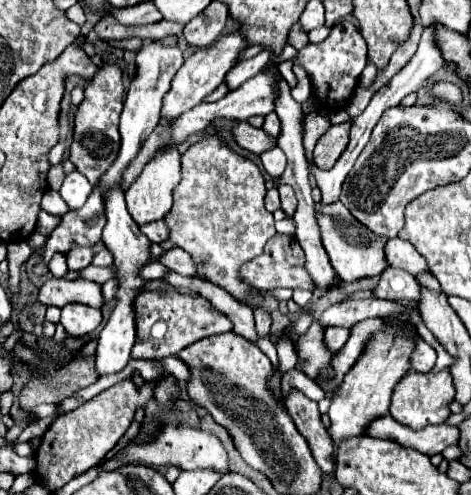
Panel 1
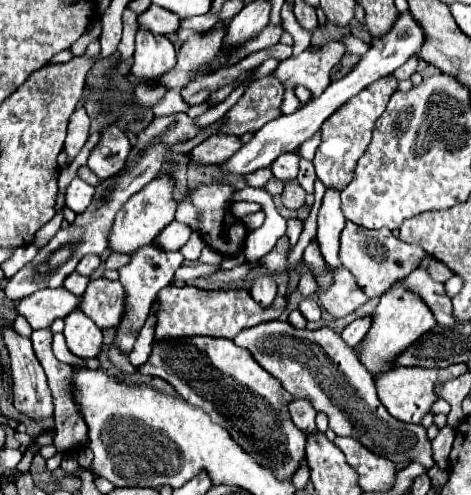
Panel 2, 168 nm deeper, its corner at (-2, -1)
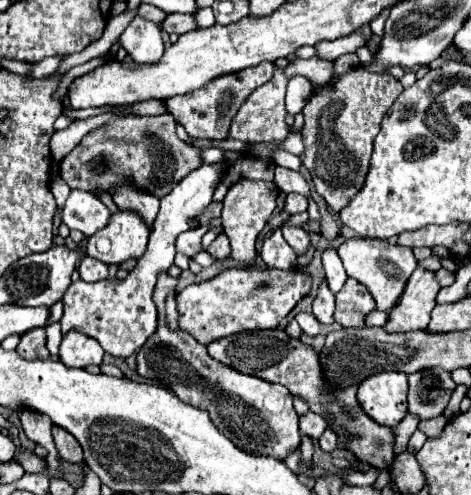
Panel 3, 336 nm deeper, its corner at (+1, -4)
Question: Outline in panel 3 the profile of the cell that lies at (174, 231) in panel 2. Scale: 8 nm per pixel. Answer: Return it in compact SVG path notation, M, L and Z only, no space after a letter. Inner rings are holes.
M215 218L207 225L200 226L198 230L188 230L188 232L182 232L178 238L176 238L176 252L182 252L186 256L194 256L202 250L200 246L200 240L202 236L207 233L209 230L222 227L221 218Z

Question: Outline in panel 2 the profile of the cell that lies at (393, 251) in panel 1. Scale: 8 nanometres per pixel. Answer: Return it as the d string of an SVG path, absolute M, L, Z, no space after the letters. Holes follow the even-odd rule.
M425 257L425 259L421 261L421 265L427 265L429 275L435 277L437 281L441 281L441 283L445 283L445 281L453 275L453 273L447 269L447 265L443 265L443 263L439 263L439 261L431 261L429 257Z

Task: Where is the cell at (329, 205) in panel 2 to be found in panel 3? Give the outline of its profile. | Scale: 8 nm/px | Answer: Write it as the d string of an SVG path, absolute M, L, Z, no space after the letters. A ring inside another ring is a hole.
M326 248L322 252L322 266L324 266L324 272L326 272L326 280L328 280L328 286L332 288L332 292L336 294L344 282L346 282L346 270L342 266L342 260L336 252L336 248Z

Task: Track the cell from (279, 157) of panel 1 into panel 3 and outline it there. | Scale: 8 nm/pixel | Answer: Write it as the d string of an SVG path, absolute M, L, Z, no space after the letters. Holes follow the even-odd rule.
M276 166L276 174L274 174L274 184L282 190L282 192L298 192L302 196L308 196L308 184L304 180L304 176L300 172L294 172L290 168L282 168Z

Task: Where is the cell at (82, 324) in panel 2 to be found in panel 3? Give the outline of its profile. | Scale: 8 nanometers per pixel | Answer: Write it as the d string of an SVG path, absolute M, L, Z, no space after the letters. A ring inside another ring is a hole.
M70 330L62 338L60 360L70 368L86 368L90 364L100 364L102 356L104 350L100 348L100 344L78 330Z

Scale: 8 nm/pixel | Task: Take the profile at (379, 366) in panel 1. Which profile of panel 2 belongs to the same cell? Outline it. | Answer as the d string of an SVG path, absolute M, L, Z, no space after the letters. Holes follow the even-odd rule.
M391 289L385 293L373 313L373 325L365 339L359 343L359 361L369 369L371 375L391 369L391 361L403 353L411 343L415 343L423 333L437 325L431 309L415 297L415 293L407 293L407 289Z

